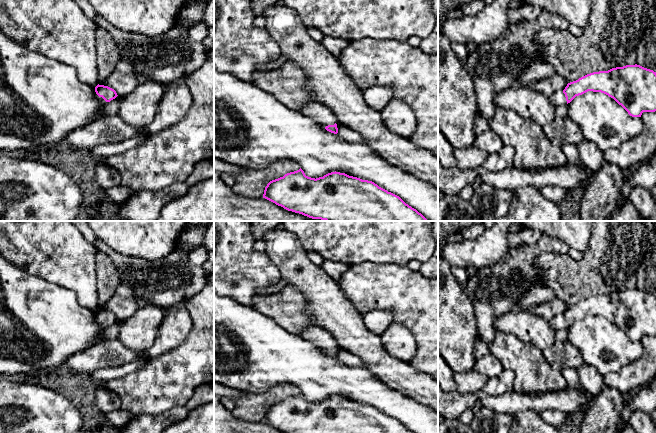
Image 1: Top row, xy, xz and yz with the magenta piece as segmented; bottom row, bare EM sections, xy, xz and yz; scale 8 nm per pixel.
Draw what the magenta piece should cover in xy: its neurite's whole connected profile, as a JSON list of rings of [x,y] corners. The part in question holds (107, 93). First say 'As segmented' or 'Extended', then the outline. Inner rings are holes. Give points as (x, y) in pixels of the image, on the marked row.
Extended. [[[99,84],[95,87],[95,92],[98,101],[103,105],[105,105],[107,102],[110,102],[118,96],[114,89]]]

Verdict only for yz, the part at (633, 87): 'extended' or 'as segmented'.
extended

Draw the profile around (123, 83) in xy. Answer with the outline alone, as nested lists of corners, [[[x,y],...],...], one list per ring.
[[[114,71],[101,84],[114,89],[119,97],[126,96],[143,82],[142,76],[135,73],[119,73]]]

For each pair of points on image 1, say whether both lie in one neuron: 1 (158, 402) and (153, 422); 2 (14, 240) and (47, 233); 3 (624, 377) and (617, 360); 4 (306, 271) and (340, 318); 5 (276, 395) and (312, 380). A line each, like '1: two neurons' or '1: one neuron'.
1: two neurons
2: one neuron
3: two neurons
4: one neuron
5: two neurons

